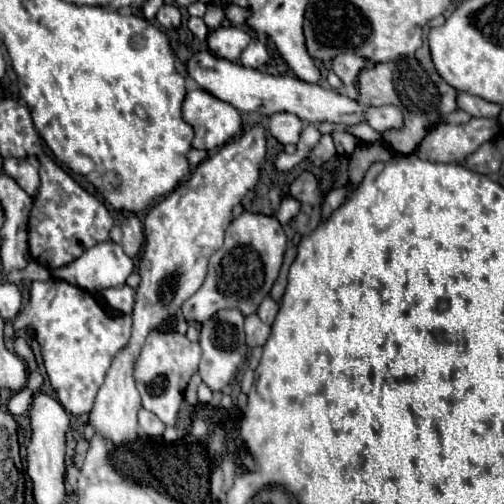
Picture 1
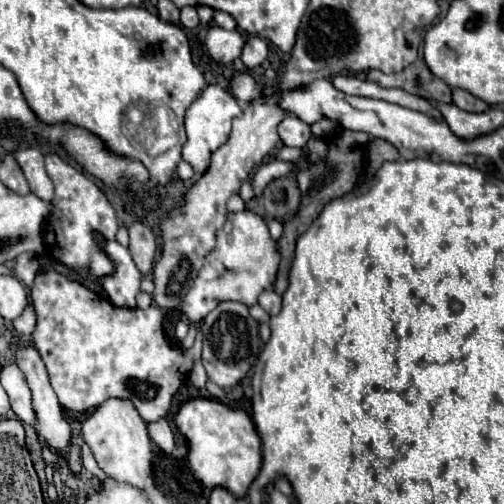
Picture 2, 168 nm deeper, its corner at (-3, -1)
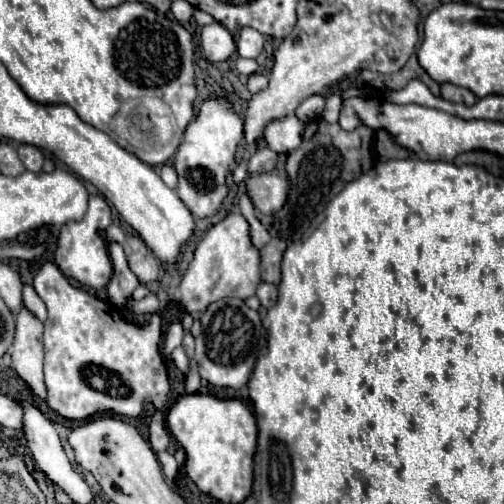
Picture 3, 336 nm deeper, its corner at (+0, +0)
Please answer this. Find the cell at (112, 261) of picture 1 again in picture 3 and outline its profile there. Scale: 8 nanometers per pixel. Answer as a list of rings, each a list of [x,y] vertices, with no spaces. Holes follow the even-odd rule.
[[[109,243],[109,257],[113,263],[113,277],[107,285],[109,299],[121,307],[129,305],[131,293],[137,289],[139,279],[131,273],[127,259],[125,259],[125,253],[123,253],[123,247],[119,243]]]

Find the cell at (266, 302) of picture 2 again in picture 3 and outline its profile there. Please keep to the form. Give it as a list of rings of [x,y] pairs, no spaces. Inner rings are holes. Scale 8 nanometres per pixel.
[[[261,281],[261,285],[257,287],[257,297],[259,297],[261,305],[263,305],[265,309],[269,309],[269,307],[275,305],[275,301],[277,301],[277,287],[271,285],[271,283]]]

